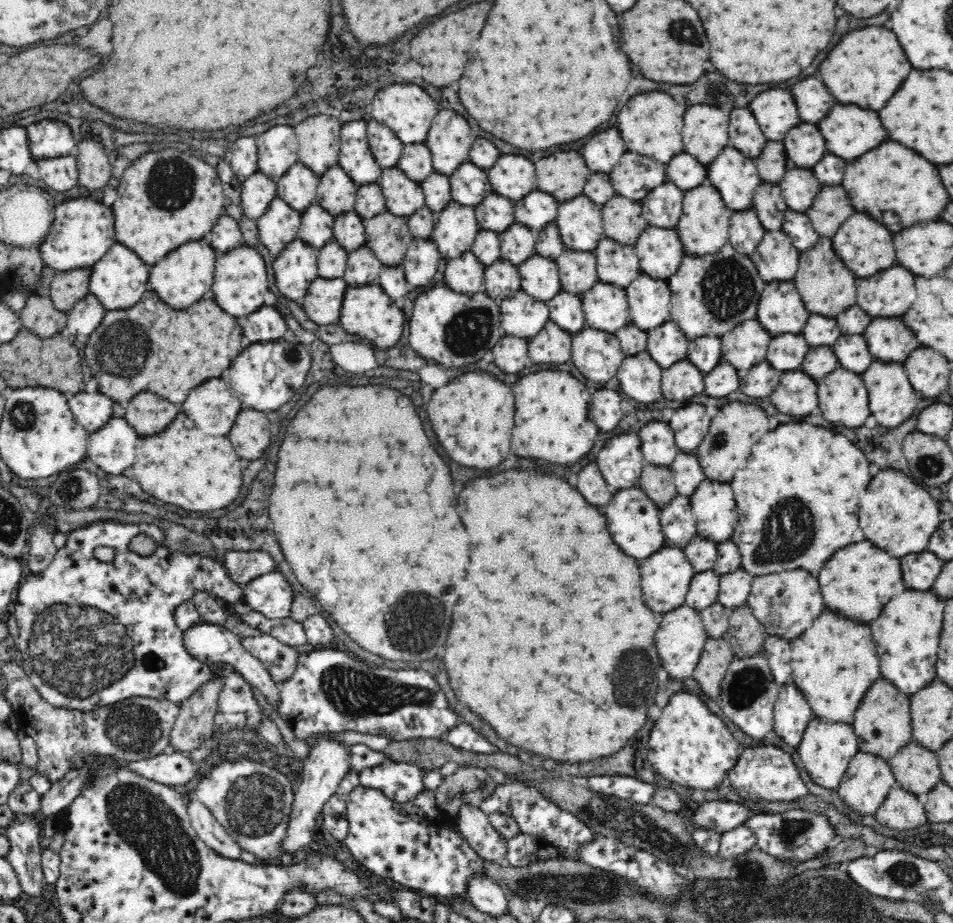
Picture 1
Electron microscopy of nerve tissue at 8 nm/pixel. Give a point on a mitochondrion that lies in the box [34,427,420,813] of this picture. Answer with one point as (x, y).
(133, 727)

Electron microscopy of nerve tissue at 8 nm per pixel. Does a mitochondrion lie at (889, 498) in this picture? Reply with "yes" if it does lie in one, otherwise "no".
no

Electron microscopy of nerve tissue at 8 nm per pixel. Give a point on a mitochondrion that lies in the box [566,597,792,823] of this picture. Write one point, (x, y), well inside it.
(631, 671)

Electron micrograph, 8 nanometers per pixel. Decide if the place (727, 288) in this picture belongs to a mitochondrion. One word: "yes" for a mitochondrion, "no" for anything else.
yes

